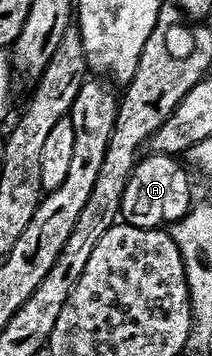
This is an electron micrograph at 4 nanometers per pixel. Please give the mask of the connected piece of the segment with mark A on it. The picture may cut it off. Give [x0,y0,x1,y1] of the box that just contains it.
[123,153,194,230]

